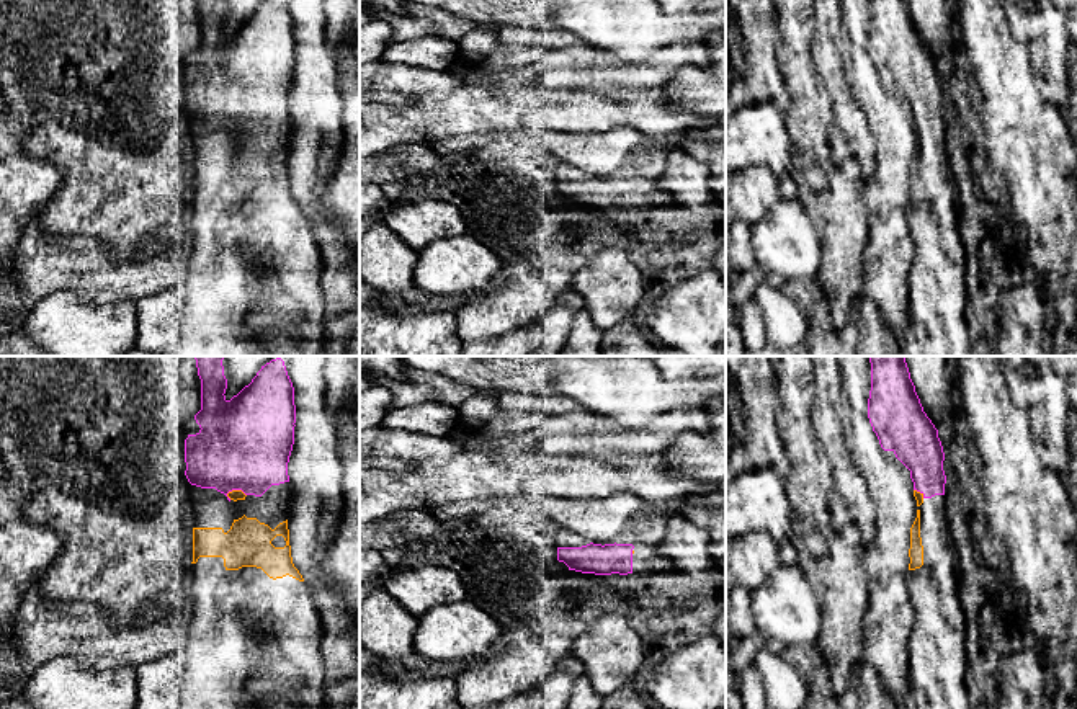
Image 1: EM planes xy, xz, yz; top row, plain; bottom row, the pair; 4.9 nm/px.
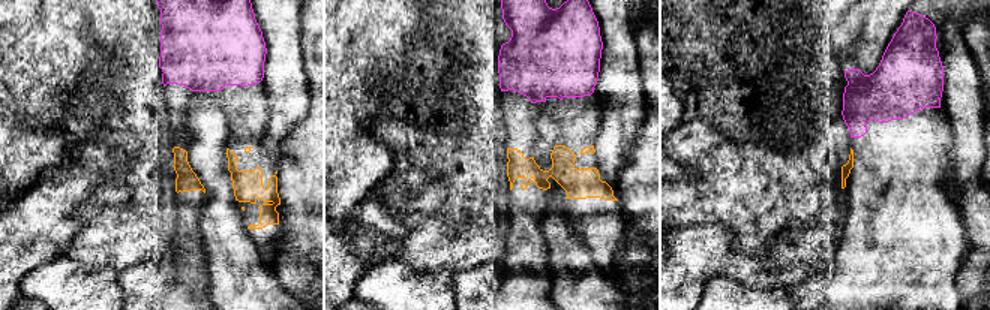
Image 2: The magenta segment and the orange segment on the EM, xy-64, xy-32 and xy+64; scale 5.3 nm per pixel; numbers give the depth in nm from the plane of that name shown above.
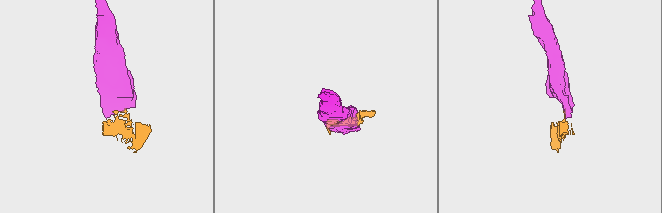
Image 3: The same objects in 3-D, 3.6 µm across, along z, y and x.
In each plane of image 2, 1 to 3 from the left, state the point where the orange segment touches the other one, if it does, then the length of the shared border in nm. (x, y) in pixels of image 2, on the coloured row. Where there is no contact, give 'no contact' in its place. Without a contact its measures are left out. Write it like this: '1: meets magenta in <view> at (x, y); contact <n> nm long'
1: no contact
2: no contact
3: no contact

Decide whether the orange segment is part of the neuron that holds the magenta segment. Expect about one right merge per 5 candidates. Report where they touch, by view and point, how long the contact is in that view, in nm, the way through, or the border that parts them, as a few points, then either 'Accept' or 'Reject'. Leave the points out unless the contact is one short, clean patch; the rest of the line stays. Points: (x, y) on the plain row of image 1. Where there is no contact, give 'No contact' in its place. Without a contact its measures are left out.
Touches magenta at xy (236, 123). Shared border 100 nm. Path across: xy (244, 77), (236, 123), (234, 129). Accept

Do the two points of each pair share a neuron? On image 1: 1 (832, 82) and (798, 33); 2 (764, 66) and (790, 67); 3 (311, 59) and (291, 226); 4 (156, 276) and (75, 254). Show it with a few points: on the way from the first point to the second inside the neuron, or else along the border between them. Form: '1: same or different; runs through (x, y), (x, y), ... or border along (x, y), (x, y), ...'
1: different; border along (814, 17), (811, 61), (821, 79)
2: different; border along (777, 56), (791, 103)
3: different; border along (303, 216), (312, 227)
4: same; runs through (136, 276), (102, 276), (95, 272)

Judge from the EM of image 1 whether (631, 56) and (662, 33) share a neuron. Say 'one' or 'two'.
one

